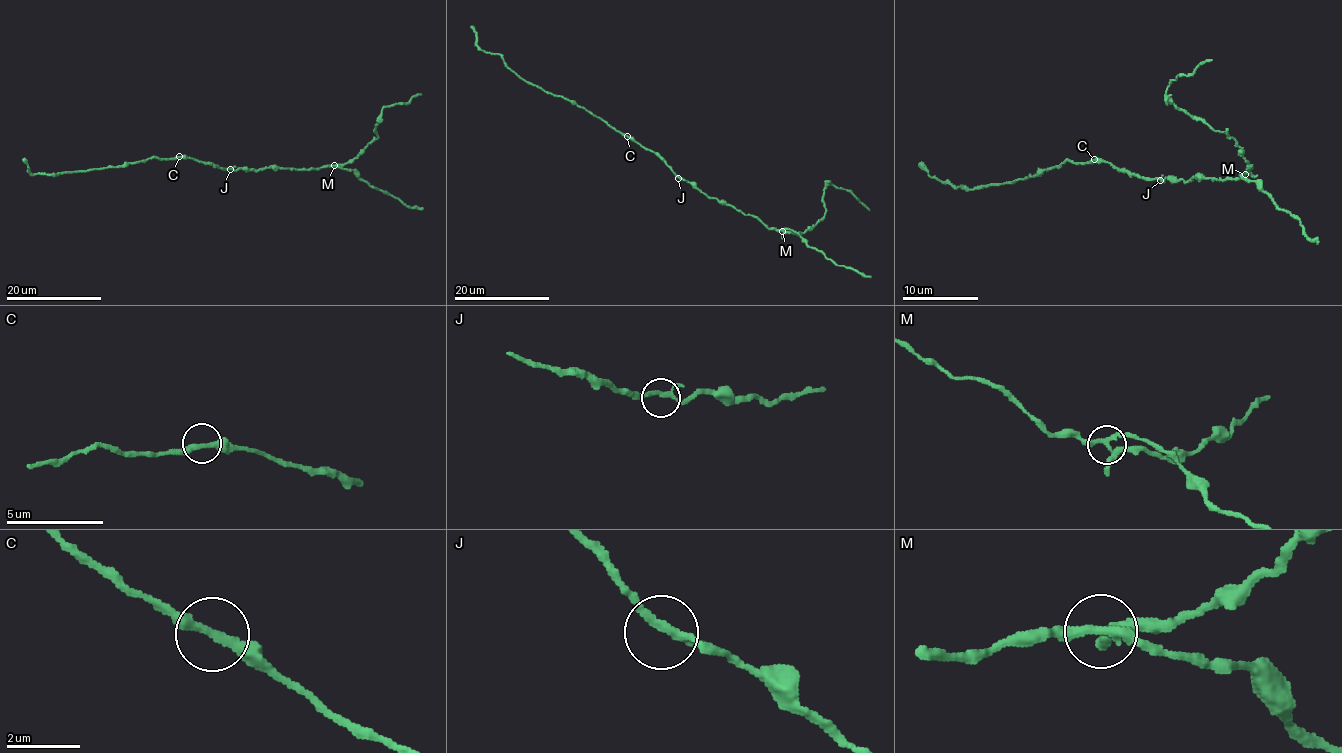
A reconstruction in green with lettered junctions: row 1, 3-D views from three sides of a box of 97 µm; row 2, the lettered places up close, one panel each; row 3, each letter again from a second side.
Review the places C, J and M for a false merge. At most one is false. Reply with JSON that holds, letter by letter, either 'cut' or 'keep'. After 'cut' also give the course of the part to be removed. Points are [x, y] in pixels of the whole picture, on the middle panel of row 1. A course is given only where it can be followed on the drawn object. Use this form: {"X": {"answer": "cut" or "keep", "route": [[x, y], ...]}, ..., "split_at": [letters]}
{"C": {"answer": "keep"}, "J": {"answer": "keep"}, "M": {"answer": "cut", "route": [[782, 231], [803, 233], [824, 216], [823, 198], [829, 181], [848, 189], [869, 210]]}, "split_at": ["M"]}

